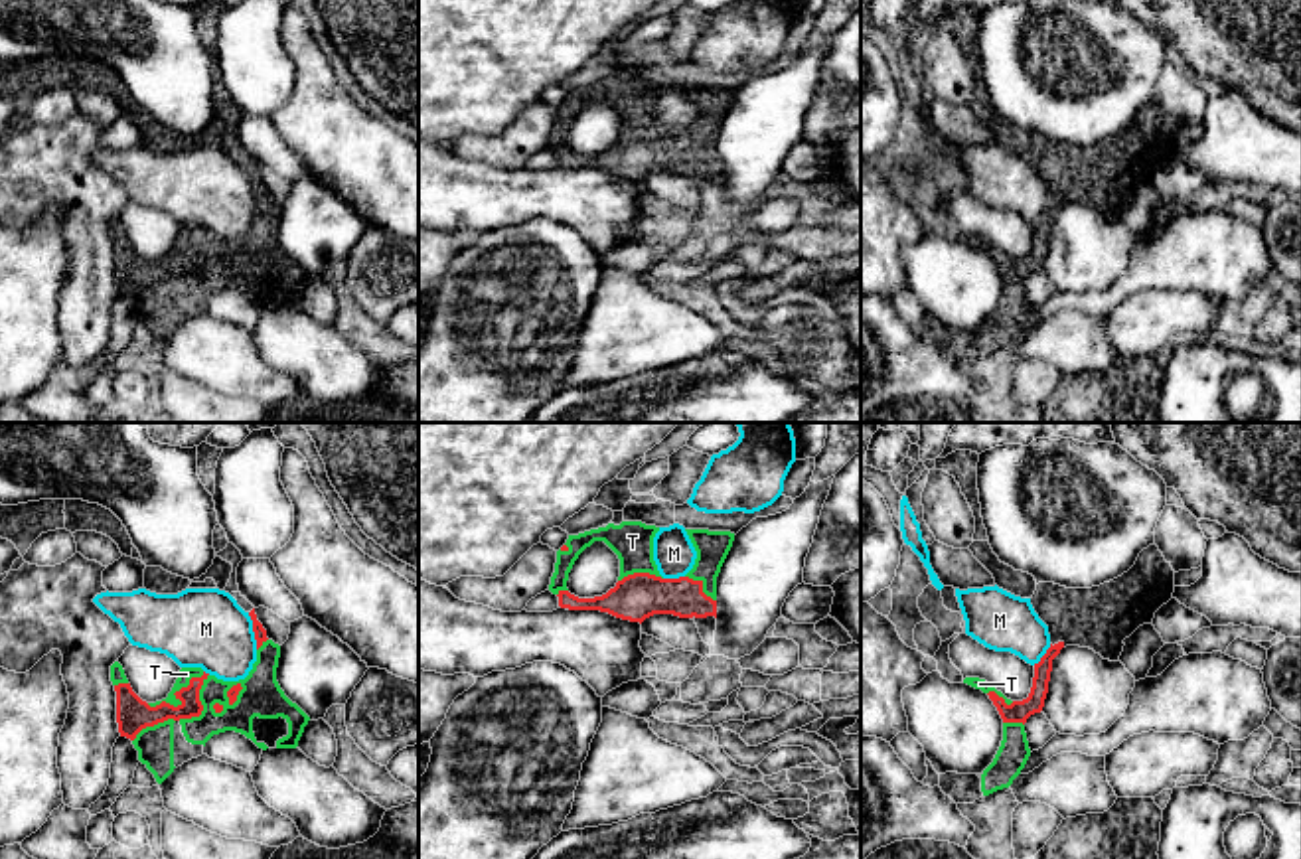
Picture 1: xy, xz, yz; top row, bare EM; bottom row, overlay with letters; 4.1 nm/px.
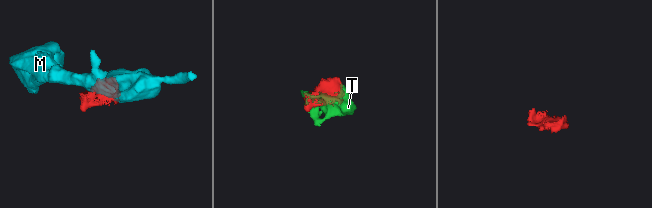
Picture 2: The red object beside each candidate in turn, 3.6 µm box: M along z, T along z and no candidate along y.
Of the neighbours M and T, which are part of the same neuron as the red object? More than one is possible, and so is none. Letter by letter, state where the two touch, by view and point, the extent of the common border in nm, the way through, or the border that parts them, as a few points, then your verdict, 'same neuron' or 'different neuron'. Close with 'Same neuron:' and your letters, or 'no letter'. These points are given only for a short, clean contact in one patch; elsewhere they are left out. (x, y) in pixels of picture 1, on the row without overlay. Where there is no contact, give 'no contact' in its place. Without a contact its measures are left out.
M: xy (253, 188) | 160 nm | different neuron
T: xy (176, 255) | 280 nm | same neuron
Same neuron: T

